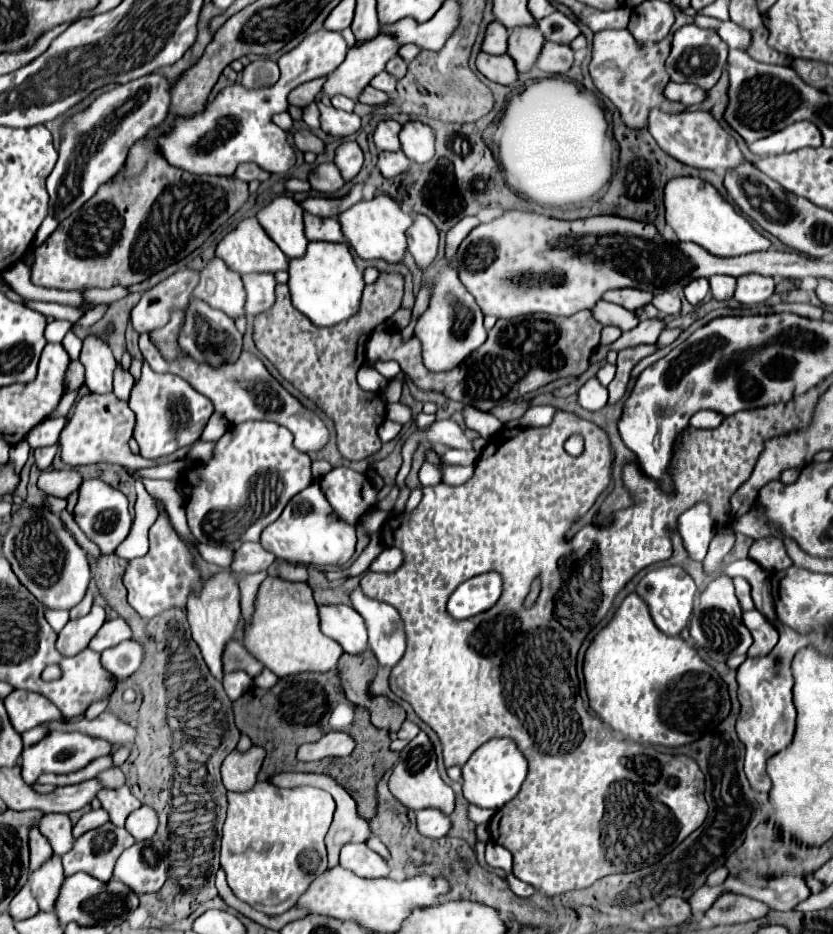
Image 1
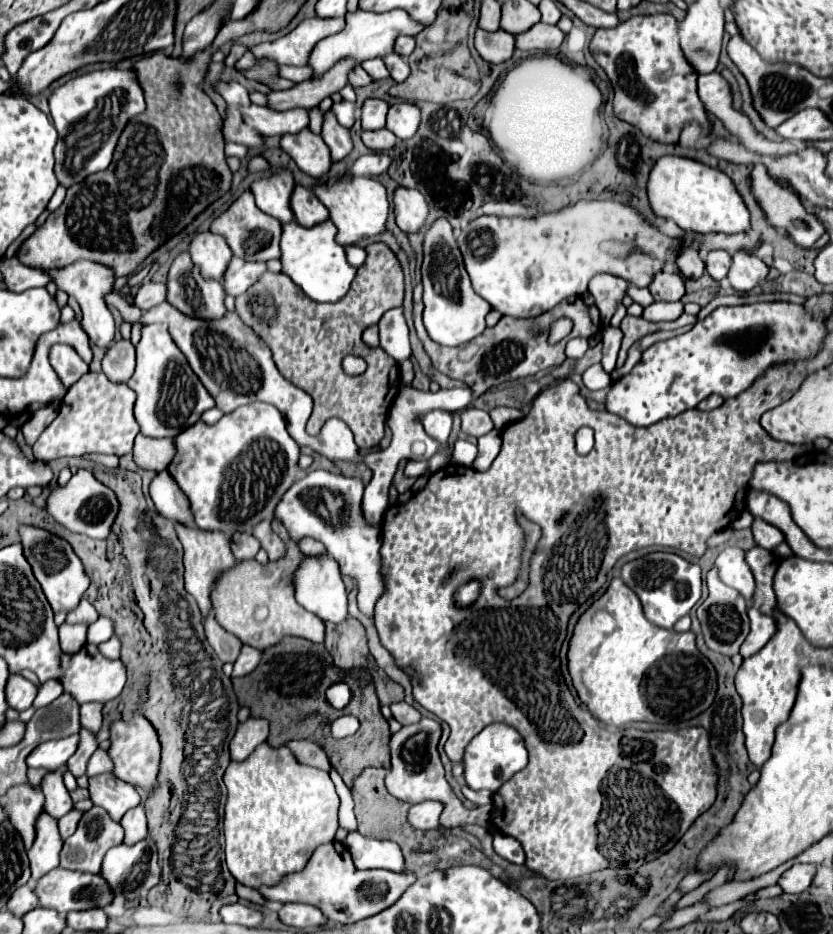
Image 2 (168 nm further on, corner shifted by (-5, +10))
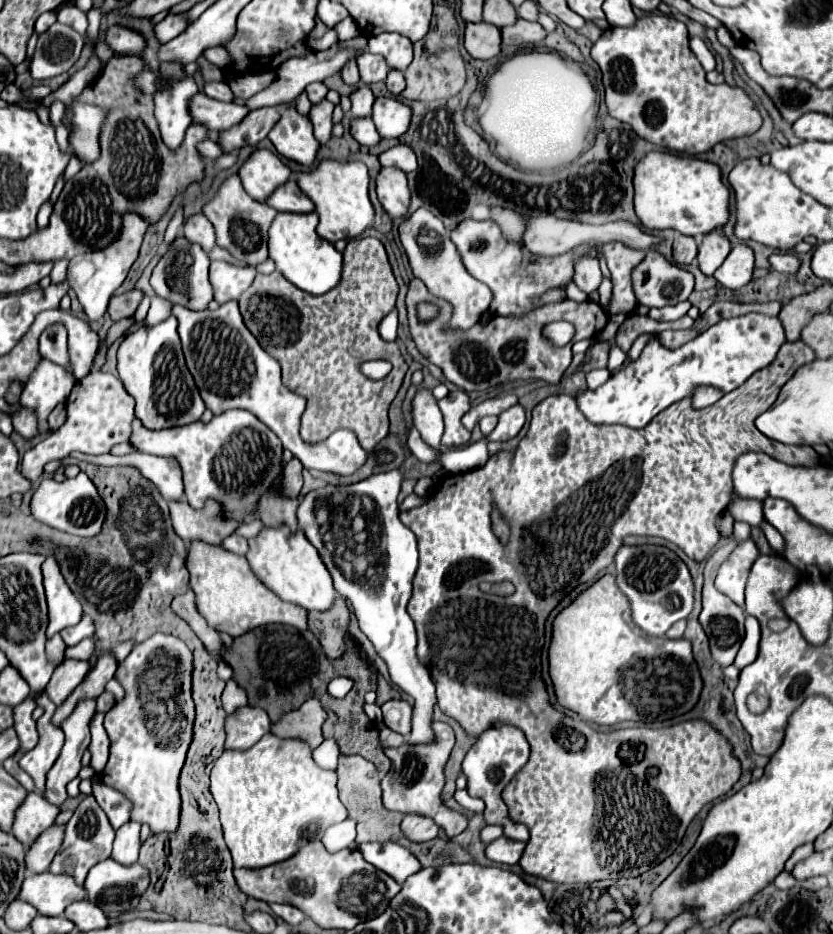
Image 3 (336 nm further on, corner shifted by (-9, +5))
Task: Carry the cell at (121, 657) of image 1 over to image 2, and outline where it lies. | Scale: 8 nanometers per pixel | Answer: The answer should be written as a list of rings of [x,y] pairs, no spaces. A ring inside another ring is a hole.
[[[110,638],[110,640],[106,640],[106,642],[102,642],[100,646],[98,646],[98,650],[106,656],[106,658],[110,658],[110,660],[116,660],[116,658],[120,658],[120,642],[118,642],[118,638]]]

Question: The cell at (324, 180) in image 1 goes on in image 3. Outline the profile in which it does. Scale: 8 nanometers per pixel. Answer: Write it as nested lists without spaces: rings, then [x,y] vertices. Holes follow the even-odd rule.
[[[294,109],[284,111],[282,119],[270,131],[268,139],[274,143],[276,151],[282,157],[292,159],[306,167],[316,163],[316,153],[320,149],[320,143],[316,143],[310,119],[302,117],[298,111]]]

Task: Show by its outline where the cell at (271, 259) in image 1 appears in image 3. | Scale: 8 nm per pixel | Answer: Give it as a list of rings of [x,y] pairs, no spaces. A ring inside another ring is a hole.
[[[232,175],[202,211],[216,229],[216,243],[224,247],[232,257],[246,265],[258,265],[268,259],[268,227],[272,225],[272,219],[278,211],[268,207],[266,203],[254,201],[244,191],[238,175]]]

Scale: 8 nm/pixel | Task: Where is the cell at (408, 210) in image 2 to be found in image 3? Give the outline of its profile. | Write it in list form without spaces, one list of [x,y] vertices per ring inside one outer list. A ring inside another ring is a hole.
[[[382,167],[376,179],[376,193],[390,219],[406,219],[410,211],[410,187],[406,173]]]

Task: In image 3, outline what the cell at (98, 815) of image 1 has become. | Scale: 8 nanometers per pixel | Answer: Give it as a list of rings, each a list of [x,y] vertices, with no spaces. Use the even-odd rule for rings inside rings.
[[[52,825],[26,853],[26,865],[32,873],[48,871],[54,855],[60,851],[64,841],[64,825]]]

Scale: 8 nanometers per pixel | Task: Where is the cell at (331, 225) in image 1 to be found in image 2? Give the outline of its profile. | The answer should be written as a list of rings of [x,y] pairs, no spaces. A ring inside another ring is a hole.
[[[296,184],[292,190],[290,208],[292,208],[294,218],[302,226],[314,226],[318,222],[328,220],[328,210],[324,208],[324,204],[314,196],[310,188],[304,188],[300,184]]]

